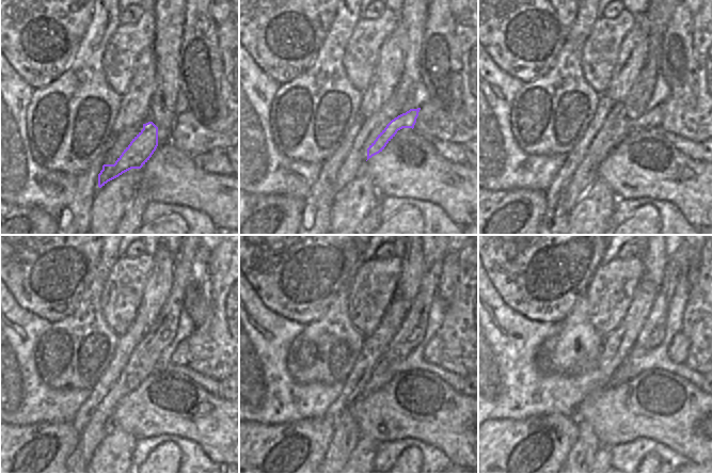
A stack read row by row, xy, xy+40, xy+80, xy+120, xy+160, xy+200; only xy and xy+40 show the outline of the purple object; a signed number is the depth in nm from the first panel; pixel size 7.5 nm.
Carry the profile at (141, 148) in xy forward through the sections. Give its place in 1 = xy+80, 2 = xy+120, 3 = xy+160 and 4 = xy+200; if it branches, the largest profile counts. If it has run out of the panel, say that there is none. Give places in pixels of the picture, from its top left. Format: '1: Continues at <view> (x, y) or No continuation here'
1: Continues at xy+80 (651, 119)
2: Continues at xy+120 (182, 356)
3: Continues at xy+160 (433, 350)
4: Continues at xy+200 (678, 349).

